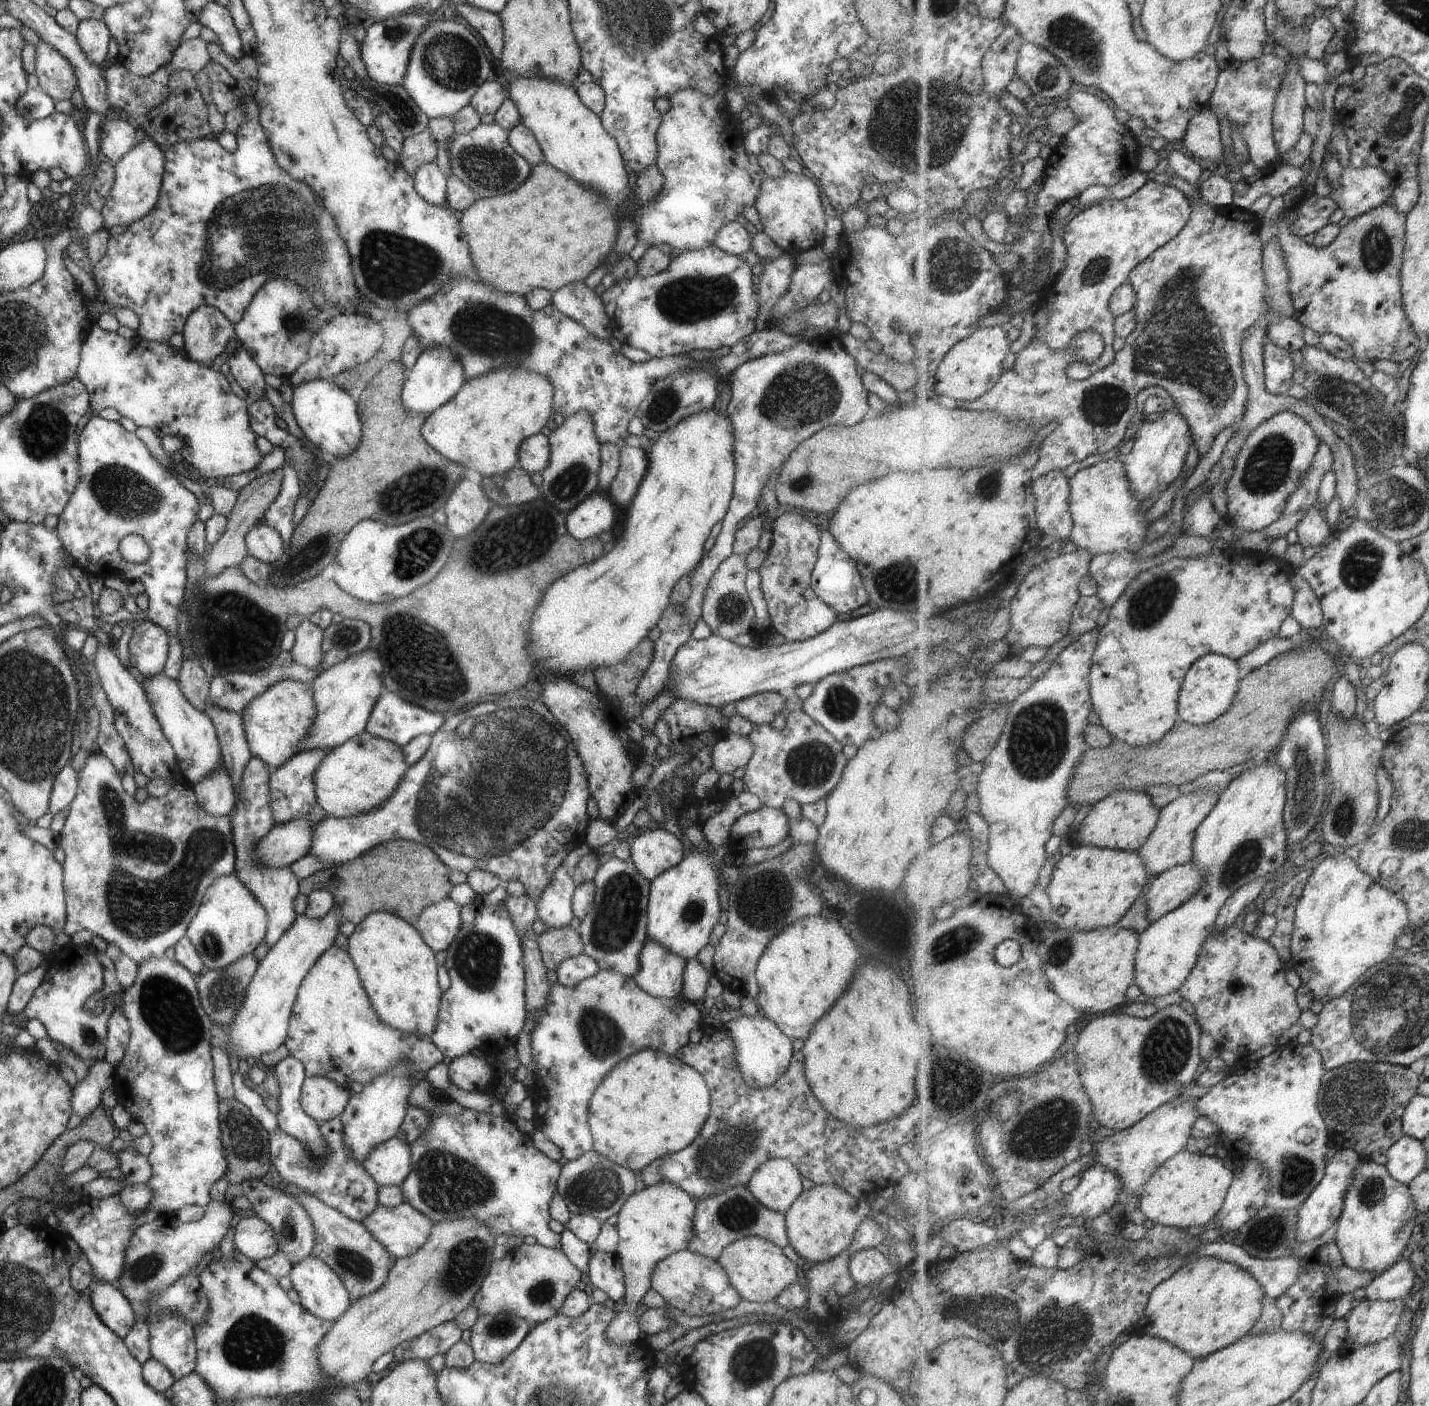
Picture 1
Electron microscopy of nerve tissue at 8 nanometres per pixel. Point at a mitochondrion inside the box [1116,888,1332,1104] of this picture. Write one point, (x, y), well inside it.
(1165, 1051)

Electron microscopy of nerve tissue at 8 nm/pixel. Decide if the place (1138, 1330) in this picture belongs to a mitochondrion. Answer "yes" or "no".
no

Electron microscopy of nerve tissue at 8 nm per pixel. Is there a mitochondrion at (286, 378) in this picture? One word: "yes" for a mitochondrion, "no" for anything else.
no

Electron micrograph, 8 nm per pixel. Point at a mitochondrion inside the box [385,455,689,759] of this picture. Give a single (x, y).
(517, 539)

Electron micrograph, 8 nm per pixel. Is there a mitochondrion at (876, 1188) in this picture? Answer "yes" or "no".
no

